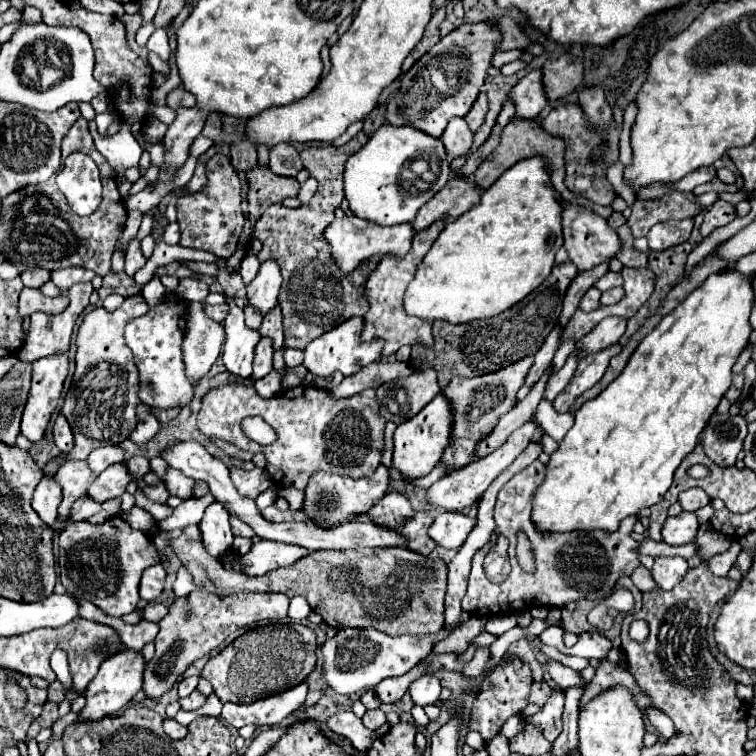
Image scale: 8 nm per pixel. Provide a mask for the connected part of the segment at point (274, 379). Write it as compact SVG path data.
M272 370L265 378L253 382L257 393L263 398L272 398L281 391L281 376L276 370Z

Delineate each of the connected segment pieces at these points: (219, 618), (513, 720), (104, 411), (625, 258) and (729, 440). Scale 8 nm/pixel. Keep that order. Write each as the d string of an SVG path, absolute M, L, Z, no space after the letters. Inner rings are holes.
M201 590L191 592L187 598L175 600L169 614L159 622L159 634L155 638L155 656L145 664L143 686L149 698L161 698L167 690L173 688L177 678L197 660L209 654L213 648L221 646L221 642L235 630L259 622L259 620L283 620L287 618L289 598L283 594L257 594L243 592L231 596L215 596L205 594ZM187 610L191 614L187 616Z
M510 717L505 724L502 726L501 733L507 738L510 739L514 737L517 733L523 730L525 722L517 717Z
M135 294L135 296L125 298L121 308L117 308L115 312L95 308L85 316L85 320L77 332L77 356L75 356L77 368L75 368L71 388L65 394L65 402L61 408L63 416L67 418L67 422L73 430L75 446L71 452L65 454L65 460L63 460L63 456L53 458L43 468L43 476L51 478L63 462L87 460L87 456L99 446L123 442L129 436L129 432L133 430L133 426L137 422L135 406L139 404L139 398L137 398L137 390L139 390L137 374L139 372L137 372L137 366L133 364L133 354L131 354L129 346L125 344L123 328L129 320L143 316L145 312L147 312L147 302L143 300L141 294Z
M623 224L621 228L617 230L619 240L621 240L621 250L617 252L615 257L621 260L625 266L631 266L631 268L637 268L637 266L647 266L647 254L641 254L633 248L633 236L629 232L629 228Z
M713 414L701 436L703 452L717 466L723 466L723 468L733 466L737 462L737 454L743 448L745 436L747 436L745 416Z

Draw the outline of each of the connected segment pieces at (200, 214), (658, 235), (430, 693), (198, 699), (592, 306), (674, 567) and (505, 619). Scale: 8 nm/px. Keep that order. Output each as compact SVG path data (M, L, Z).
M215 154L207 162L207 186L199 194L183 196L177 200L177 222L181 226L181 246L207 250L219 258L229 258L235 248L237 240L243 232L245 214L241 210L241 182L231 162L223 154Z
M693 218L687 220L669 220L667 224L657 224L649 234L649 252L663 252L667 248L673 248L677 244L683 244L689 240L689 234L693 230Z
M423 674L415 682L411 682L409 694L411 694L411 700L419 706L435 704L439 700L439 694L441 694L441 684L435 676Z
M195 690L191 696L181 698L179 702L181 702L183 710L199 710L205 704L205 700L207 700L207 696L203 696L199 690Z
M589 288L587 294L581 298L581 304L579 308L585 310L585 312L591 312L591 310L597 310L601 304L599 304L599 298L601 298L601 292L597 288Z
M673 556L673 558L655 558L655 564L651 568L651 576L657 582L661 590L671 590L675 584L687 574L687 560Z
M503 614L503 616L493 616L489 618L489 622L485 624L485 632L491 632L495 636L501 636L503 632L507 632L511 626L515 626L517 620L513 614Z

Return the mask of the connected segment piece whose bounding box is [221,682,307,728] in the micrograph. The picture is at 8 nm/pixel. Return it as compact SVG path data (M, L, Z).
M307 684L293 686L285 692L255 700L251 704L223 704L221 720L233 728L241 728L245 724L253 726L273 726L279 724L283 718L287 718L291 712L303 706L307 696Z

